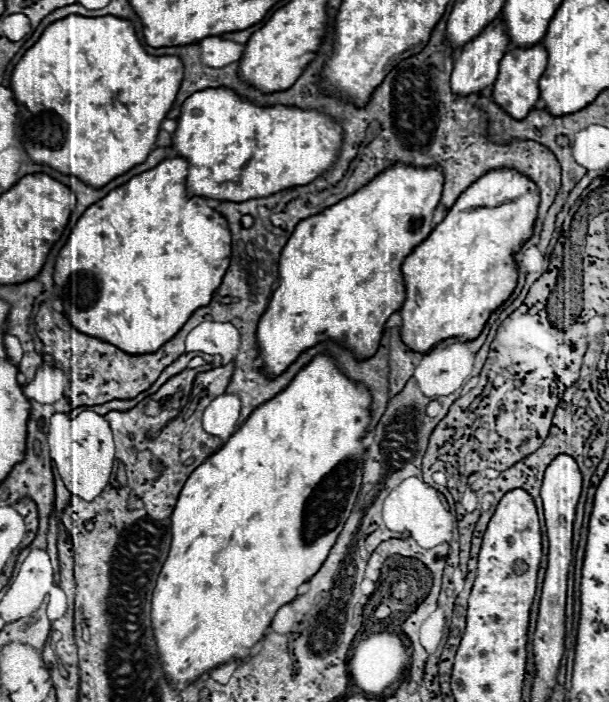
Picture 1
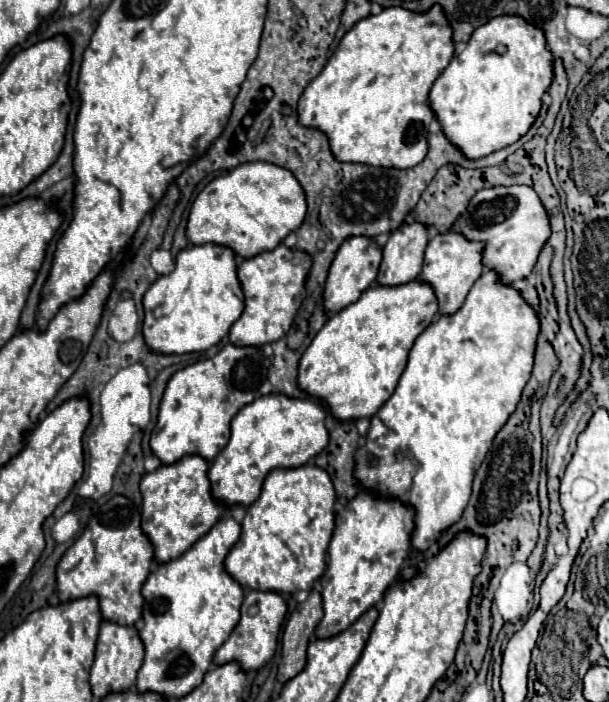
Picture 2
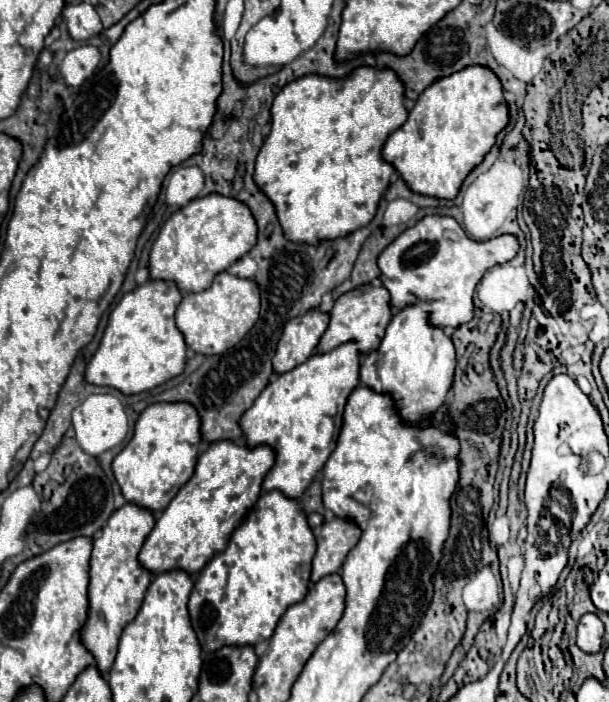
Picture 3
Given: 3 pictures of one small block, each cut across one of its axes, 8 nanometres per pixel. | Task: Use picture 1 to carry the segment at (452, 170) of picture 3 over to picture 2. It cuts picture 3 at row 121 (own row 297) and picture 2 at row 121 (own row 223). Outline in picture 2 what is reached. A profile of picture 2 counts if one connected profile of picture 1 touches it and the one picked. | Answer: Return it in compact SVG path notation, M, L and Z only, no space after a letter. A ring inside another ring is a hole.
M504 14L474 30L466 48L436 78L430 106L450 142L476 160L514 144L530 130L552 80L554 56L546 46L544 32L522 16Z

